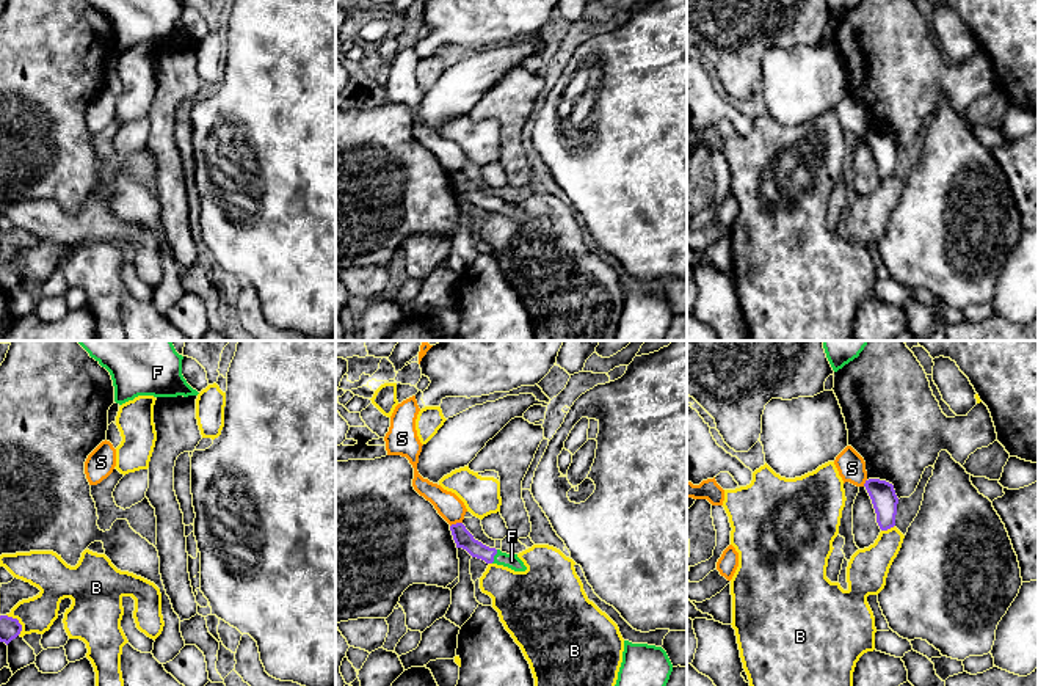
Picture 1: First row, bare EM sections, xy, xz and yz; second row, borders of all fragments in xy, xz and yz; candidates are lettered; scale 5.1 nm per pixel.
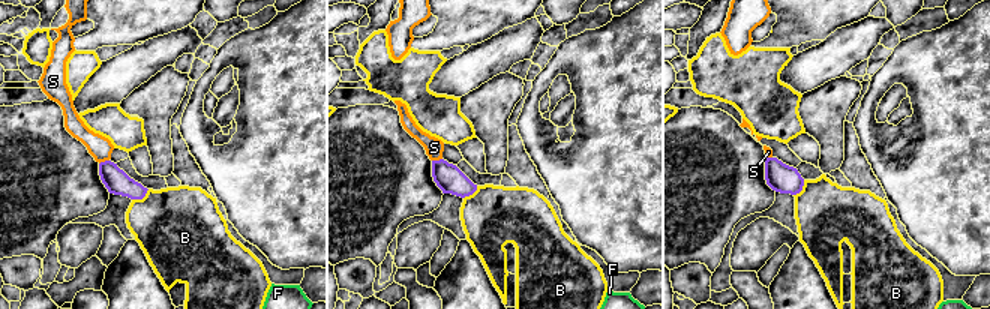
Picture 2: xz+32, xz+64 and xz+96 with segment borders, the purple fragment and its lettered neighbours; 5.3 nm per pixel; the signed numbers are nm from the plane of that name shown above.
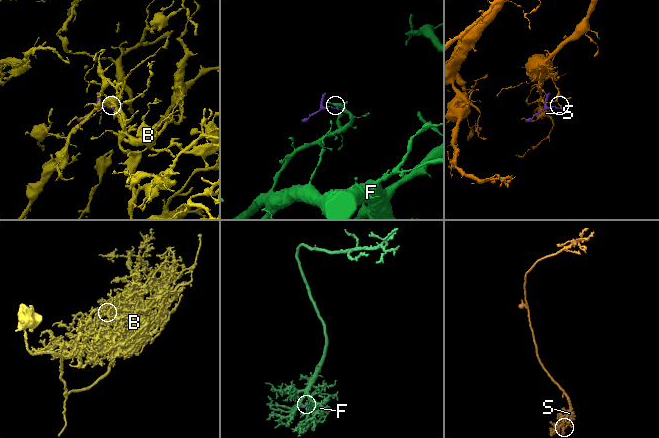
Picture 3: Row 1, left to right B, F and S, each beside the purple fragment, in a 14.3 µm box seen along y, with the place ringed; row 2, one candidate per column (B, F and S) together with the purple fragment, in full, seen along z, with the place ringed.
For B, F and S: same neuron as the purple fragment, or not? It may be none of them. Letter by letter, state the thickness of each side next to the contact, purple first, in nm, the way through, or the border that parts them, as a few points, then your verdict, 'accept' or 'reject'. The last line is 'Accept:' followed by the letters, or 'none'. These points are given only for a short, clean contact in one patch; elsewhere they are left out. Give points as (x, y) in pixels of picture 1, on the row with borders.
B: 110 nm thick on the purple side, 180 nm on the other; reject
F: 90 nm thick on the purple side, 80 nm on the other; runs through xz (463, 539), (477, 550), (494, 554), (511, 561); accept
S: 90 nm thick on the purple side, 140 nm on the other; border along xz (461, 521), (450, 526); reject
Accept: F

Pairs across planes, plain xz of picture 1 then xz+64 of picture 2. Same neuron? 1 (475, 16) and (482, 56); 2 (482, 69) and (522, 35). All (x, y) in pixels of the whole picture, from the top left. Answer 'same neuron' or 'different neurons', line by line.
1: different neurons
2: same neuron

